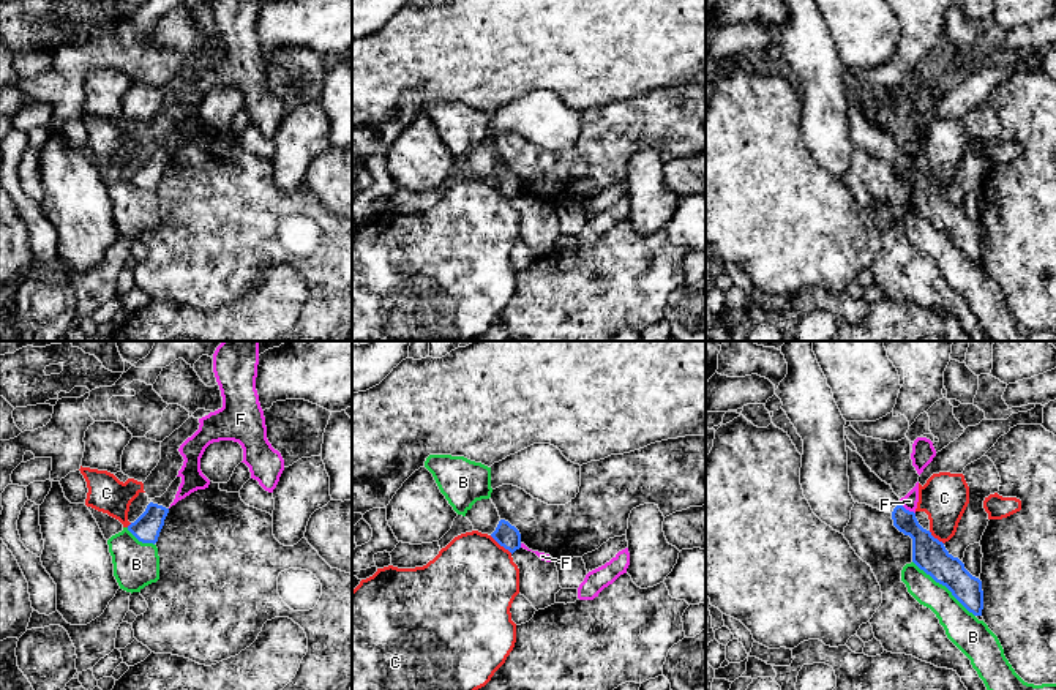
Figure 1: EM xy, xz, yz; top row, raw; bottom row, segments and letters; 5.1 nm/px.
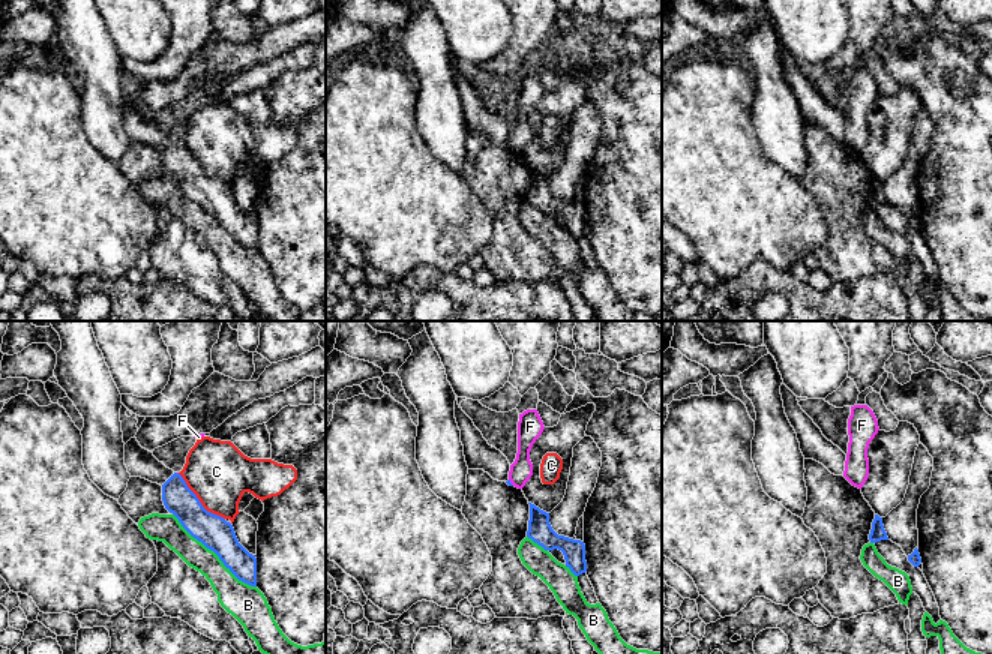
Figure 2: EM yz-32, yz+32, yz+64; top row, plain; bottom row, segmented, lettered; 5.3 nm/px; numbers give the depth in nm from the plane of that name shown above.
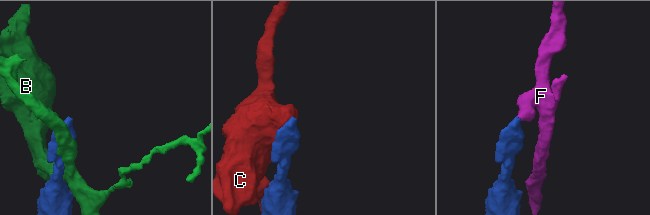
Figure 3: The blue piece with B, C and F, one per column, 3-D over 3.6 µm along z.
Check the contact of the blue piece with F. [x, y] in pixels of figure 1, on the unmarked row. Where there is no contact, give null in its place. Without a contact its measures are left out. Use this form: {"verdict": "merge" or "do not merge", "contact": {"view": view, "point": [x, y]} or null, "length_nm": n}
{"verdict": "do not merge", "contact": {"view": "yz", "point": [908, 157]}, "length_nm": 90}

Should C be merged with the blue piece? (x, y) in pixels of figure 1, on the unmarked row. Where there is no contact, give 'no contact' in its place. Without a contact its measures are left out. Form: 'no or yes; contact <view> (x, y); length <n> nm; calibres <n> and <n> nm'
no; contact xz (501, 191); length 150 nm; calibres 120 and 460 nm

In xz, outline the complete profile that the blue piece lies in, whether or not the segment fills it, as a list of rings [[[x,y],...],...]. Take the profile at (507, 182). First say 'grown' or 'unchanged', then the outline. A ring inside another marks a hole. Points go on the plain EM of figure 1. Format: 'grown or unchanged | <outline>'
unchanged | [[[500,166],[491,183],[511,201],[521,194],[521,180],[508,167]]]

